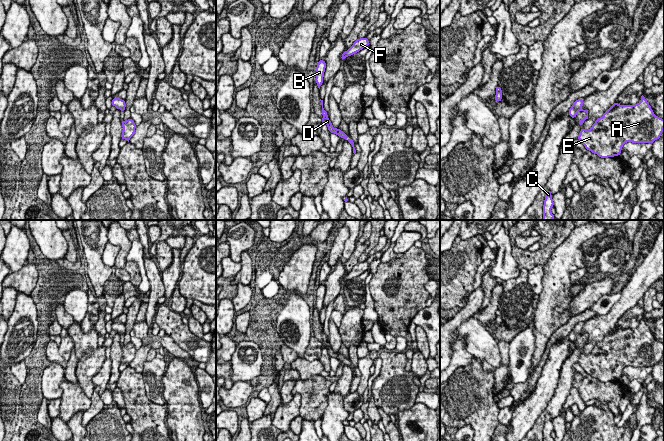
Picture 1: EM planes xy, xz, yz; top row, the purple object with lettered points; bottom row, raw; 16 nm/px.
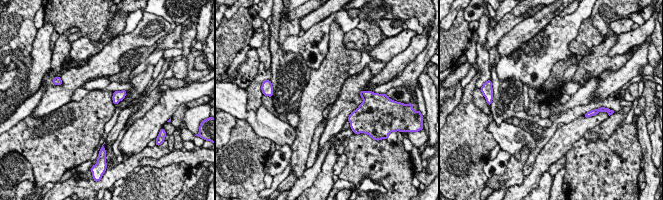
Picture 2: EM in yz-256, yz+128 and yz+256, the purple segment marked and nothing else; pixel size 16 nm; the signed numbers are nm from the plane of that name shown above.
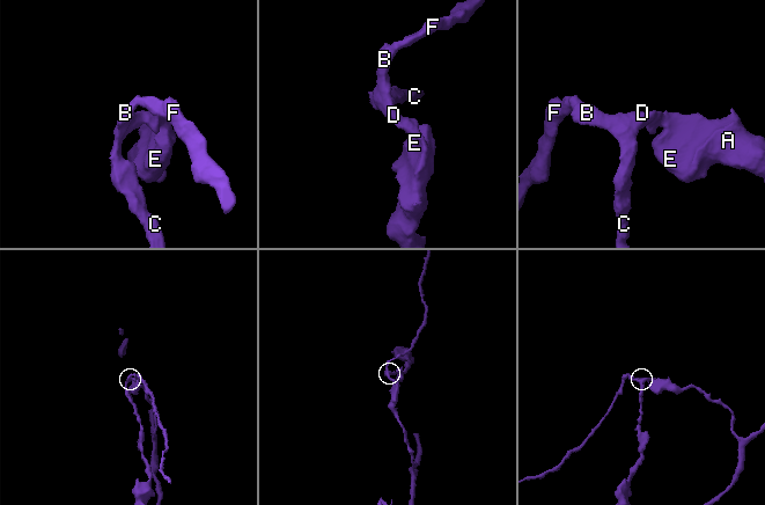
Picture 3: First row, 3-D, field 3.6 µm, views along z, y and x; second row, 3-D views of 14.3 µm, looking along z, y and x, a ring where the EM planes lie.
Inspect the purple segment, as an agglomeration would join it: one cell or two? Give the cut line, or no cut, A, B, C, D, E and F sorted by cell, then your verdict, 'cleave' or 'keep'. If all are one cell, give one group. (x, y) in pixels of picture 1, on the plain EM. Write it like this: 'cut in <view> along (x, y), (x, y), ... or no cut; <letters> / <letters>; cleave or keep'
no cut; A B C D E F; keep

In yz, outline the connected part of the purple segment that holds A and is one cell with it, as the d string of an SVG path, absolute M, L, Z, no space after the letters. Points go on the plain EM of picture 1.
M643 319L641 323L635 329L615 326L589 354L580 354L579 365L601 382L619 380L627 366L653 368L663 356L664 344L654 338Z

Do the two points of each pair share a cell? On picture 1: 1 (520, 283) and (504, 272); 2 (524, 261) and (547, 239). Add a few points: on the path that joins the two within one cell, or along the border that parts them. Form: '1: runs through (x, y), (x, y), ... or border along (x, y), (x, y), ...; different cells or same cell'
1: border along (521, 270), (517, 277), (503, 281); different cells
2: runs through (531, 259), (535, 258), (547, 246); same cell

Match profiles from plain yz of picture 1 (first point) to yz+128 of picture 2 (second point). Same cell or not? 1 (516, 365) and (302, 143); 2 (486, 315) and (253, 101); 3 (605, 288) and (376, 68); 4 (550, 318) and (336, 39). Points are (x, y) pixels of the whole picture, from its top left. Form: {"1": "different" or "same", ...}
{"1": "different", "2": "same", "3": "different", "4": "same"}

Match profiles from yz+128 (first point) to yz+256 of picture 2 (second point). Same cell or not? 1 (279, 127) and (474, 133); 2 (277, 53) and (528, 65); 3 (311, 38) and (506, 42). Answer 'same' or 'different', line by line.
1: different
2: different
3: different

